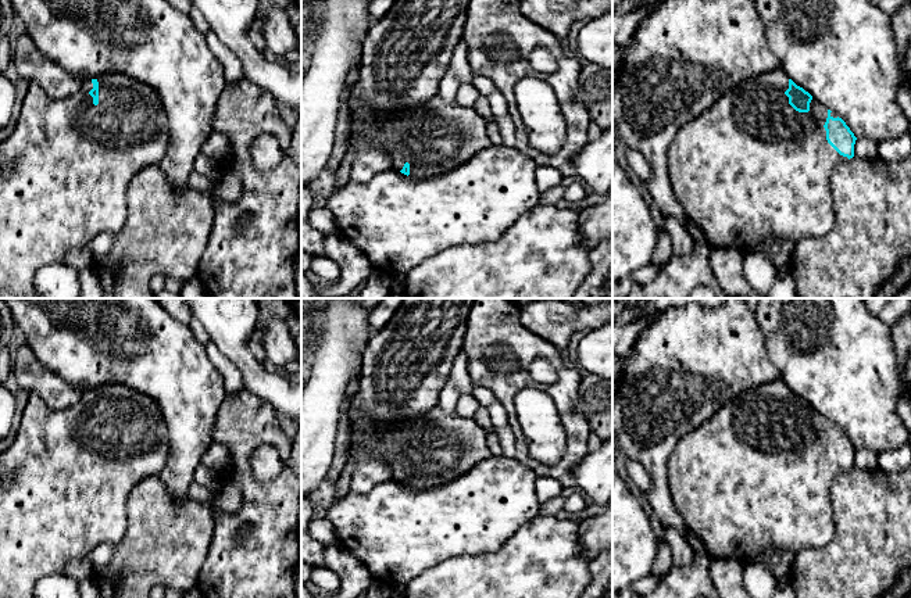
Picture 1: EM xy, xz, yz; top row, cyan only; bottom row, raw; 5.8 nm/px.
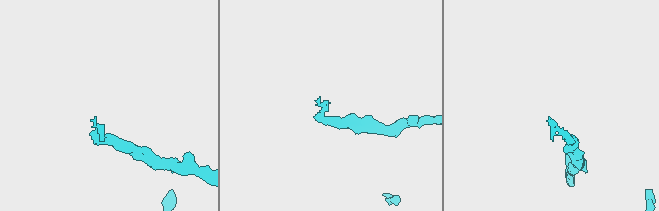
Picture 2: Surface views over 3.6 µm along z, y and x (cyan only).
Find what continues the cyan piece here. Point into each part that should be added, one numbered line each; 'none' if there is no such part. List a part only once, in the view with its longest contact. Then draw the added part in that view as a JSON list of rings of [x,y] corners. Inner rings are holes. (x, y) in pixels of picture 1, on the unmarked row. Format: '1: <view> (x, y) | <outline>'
1: yz (749, 479) | [[[782,379],[744,391],[680,438],[668,456],[672,504],[687,530],[704,543],[711,559],[736,559],[746,565],[755,554],[771,548],[796,554],[824,547],[835,534],[830,487],[836,476],[849,469],[826,451],[828,419],[812,409],[810,422],[799,423],[789,415],[787,400],[789,387]]]

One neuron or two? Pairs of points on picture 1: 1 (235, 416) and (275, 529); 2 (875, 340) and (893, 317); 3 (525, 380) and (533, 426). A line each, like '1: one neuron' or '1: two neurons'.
1: one neuron
2: two neurons
3: two neurons

